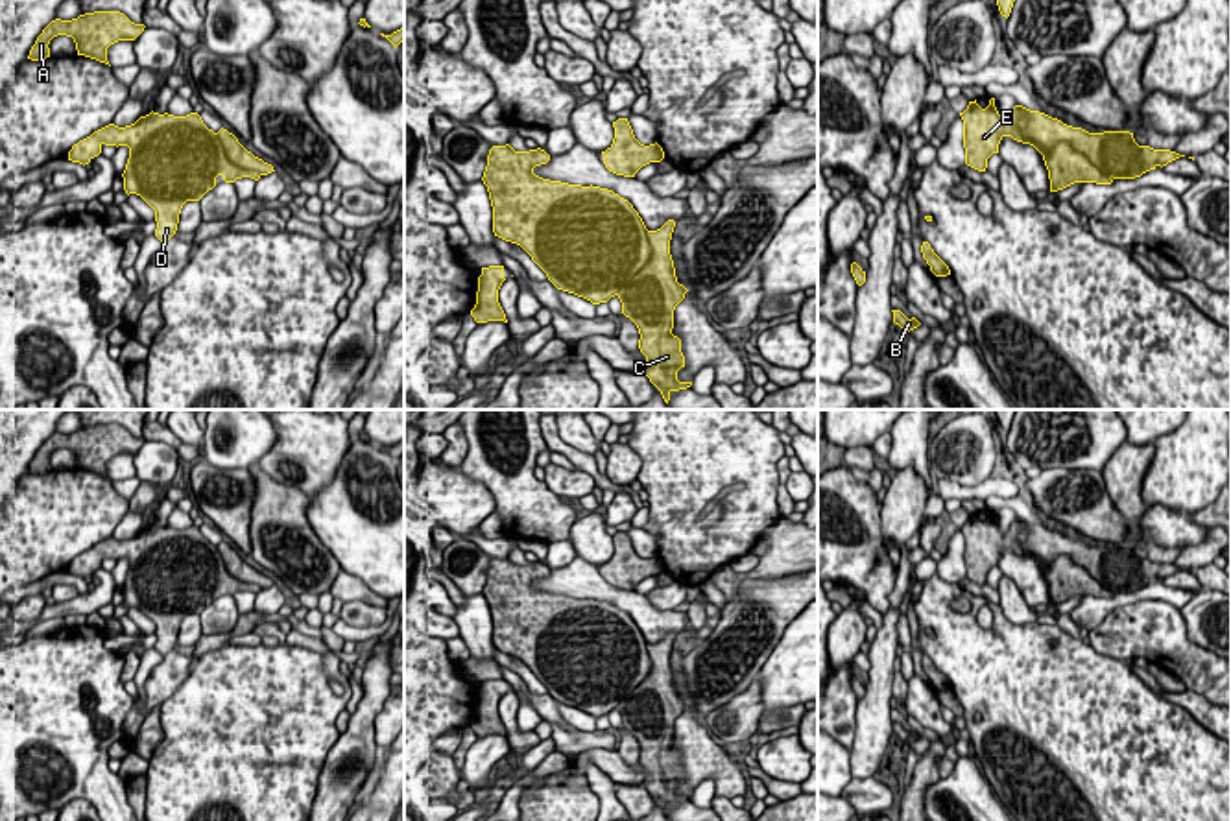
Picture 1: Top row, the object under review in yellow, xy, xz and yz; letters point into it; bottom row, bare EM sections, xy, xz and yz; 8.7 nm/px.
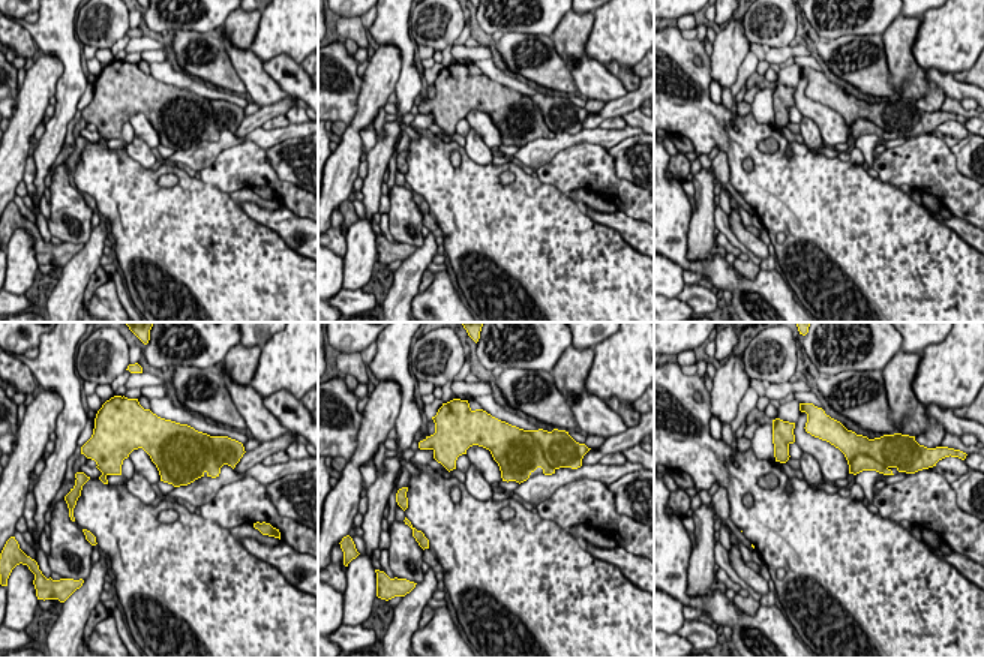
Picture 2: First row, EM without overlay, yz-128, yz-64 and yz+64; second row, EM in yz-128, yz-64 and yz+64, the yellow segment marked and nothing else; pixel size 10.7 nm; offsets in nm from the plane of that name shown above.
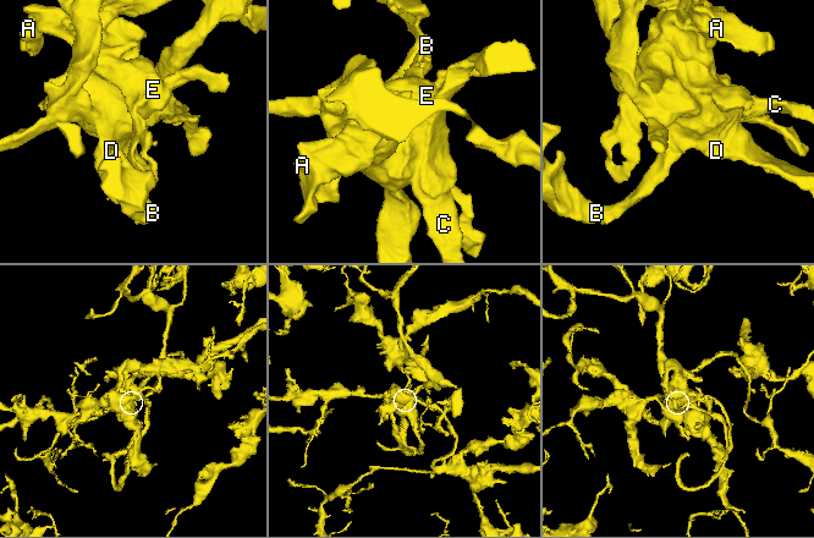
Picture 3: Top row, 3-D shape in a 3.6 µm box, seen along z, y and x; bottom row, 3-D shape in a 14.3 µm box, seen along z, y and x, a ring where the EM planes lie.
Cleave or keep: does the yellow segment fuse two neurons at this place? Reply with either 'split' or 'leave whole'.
leave whole

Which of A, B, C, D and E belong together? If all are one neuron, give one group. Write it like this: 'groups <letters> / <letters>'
groups A B C D E

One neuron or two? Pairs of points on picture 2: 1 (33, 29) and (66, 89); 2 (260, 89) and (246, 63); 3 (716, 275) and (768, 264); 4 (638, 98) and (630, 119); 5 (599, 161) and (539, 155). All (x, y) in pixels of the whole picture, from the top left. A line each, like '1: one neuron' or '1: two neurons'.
1: one neuron
2: one neuron
3: two neurons
4: two neurons
5: two neurons

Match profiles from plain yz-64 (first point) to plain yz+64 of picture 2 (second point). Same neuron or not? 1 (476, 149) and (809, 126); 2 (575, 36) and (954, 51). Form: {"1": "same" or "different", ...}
{"1": "same", "2": "different"}

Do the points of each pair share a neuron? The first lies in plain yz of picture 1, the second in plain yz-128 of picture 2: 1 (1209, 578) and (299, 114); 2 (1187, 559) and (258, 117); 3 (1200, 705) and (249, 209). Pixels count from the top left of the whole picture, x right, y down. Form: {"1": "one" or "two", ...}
{"1": "one", "2": "one", "3": "one"}

